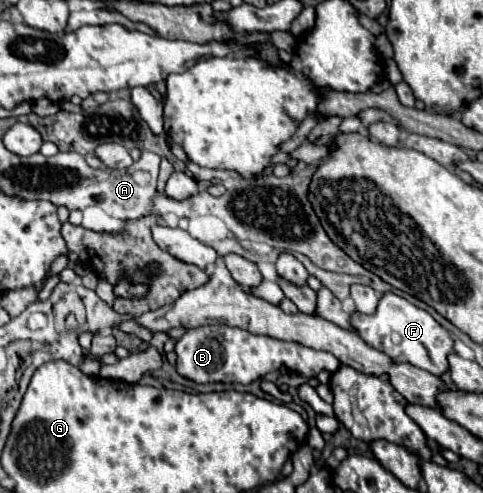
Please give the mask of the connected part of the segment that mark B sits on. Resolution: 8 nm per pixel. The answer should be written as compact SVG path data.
M202 326L202 330L186 330L176 342L178 354L178 374L206 384L206 382L232 382L232 384L250 384L252 380L264 378L268 372L274 372L286 366L290 372L300 372L308 378L316 376L322 370L336 372L342 364L332 354L322 350L310 350L298 342L284 342L270 336L250 334L248 330L238 330L234 326Z

